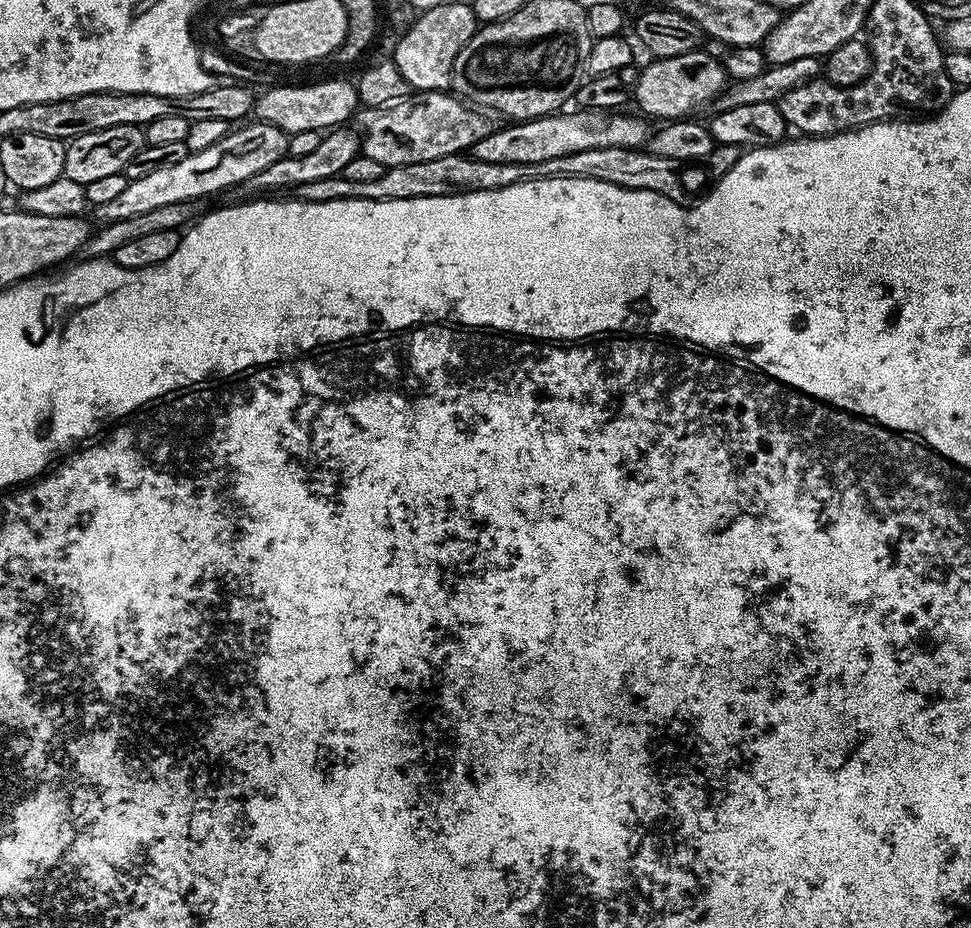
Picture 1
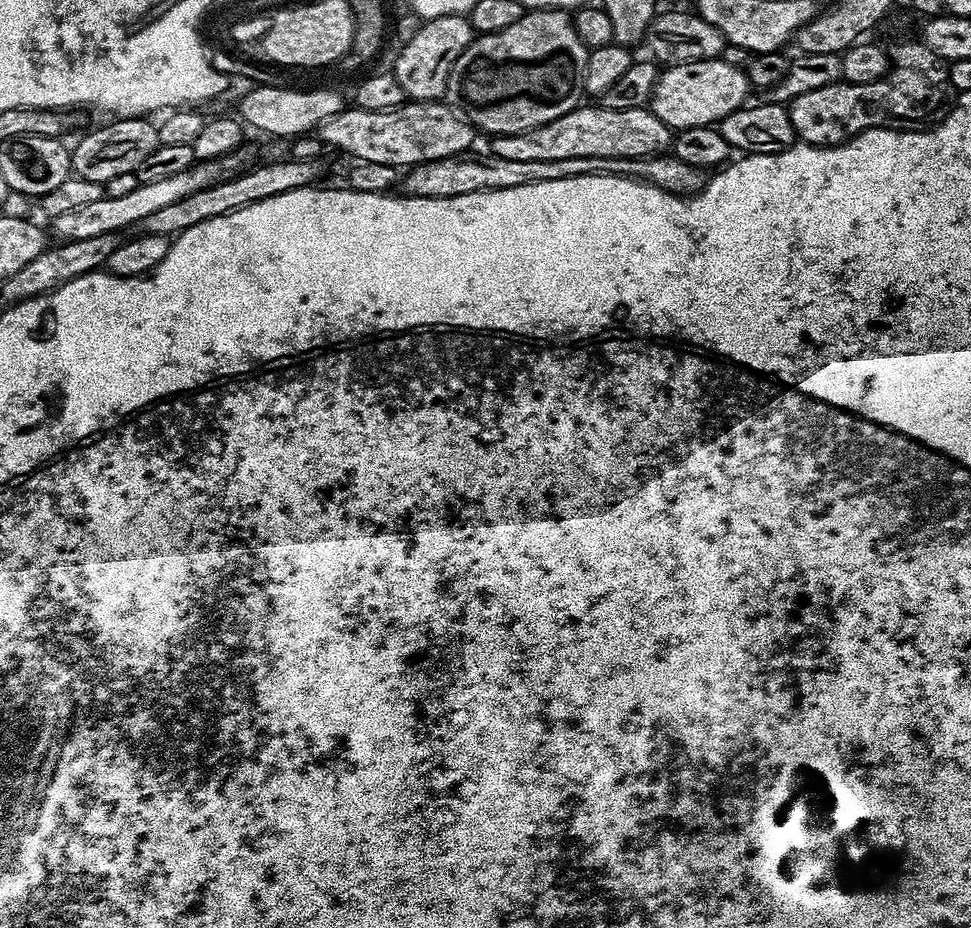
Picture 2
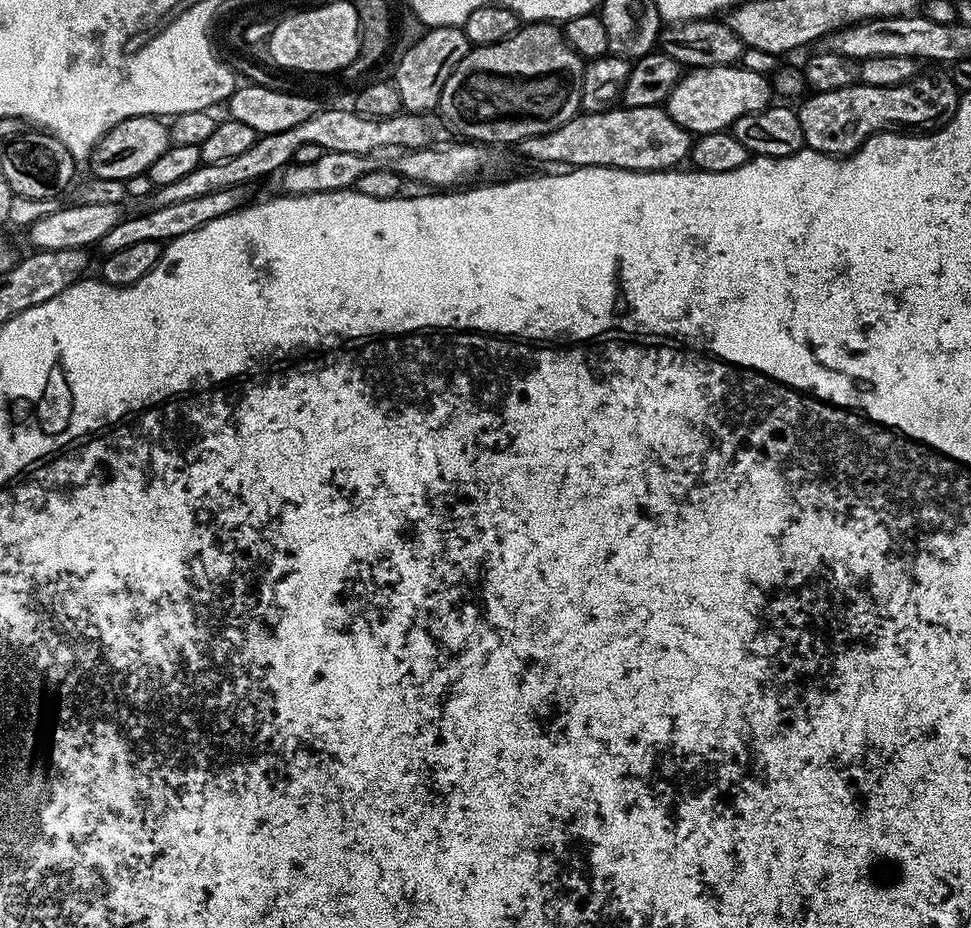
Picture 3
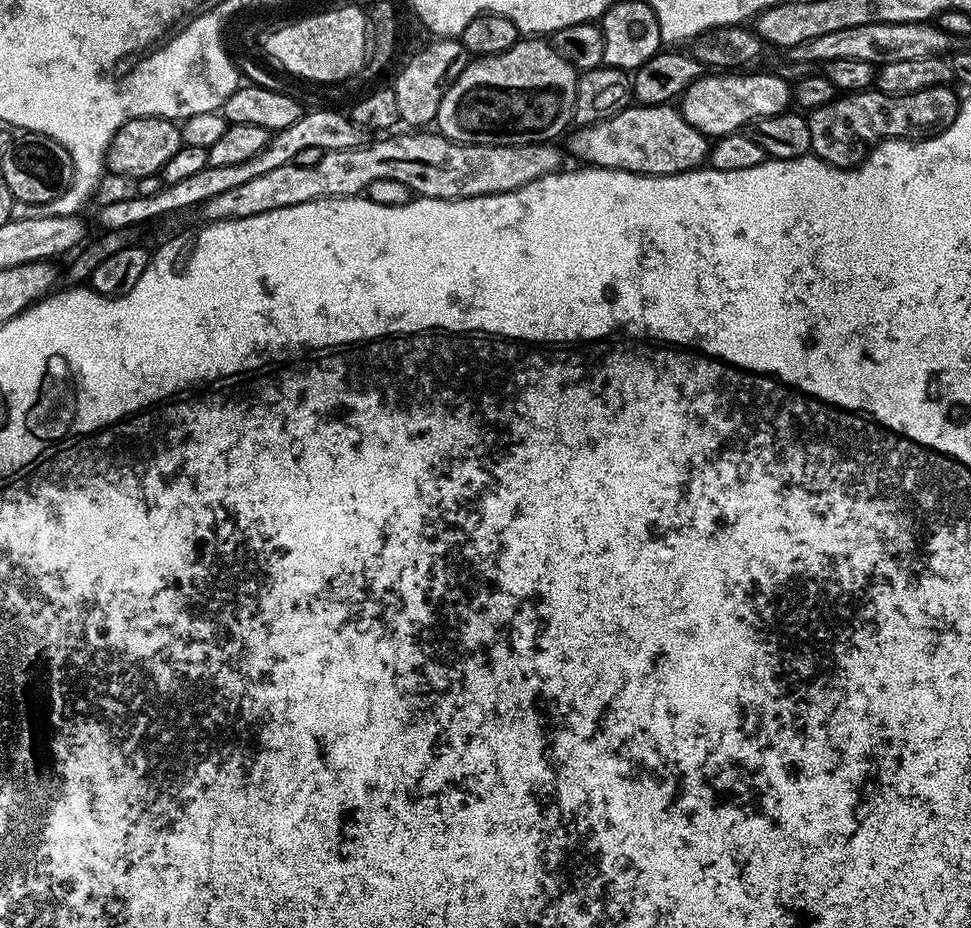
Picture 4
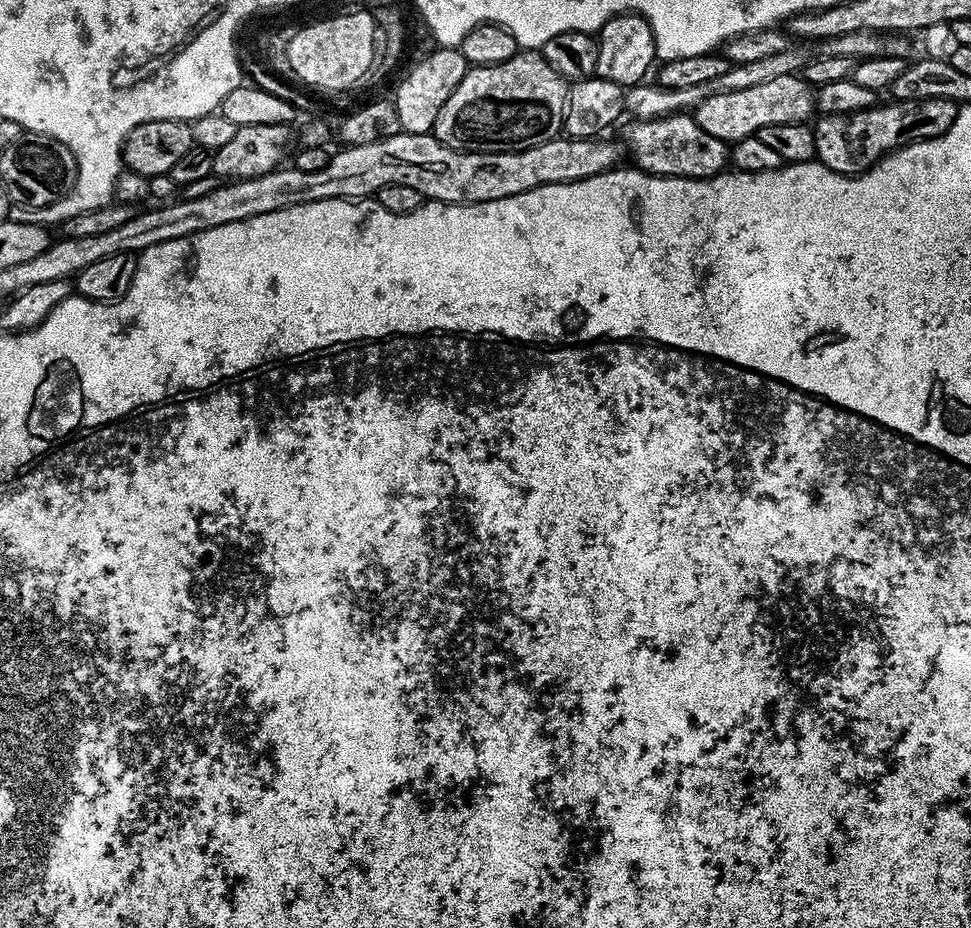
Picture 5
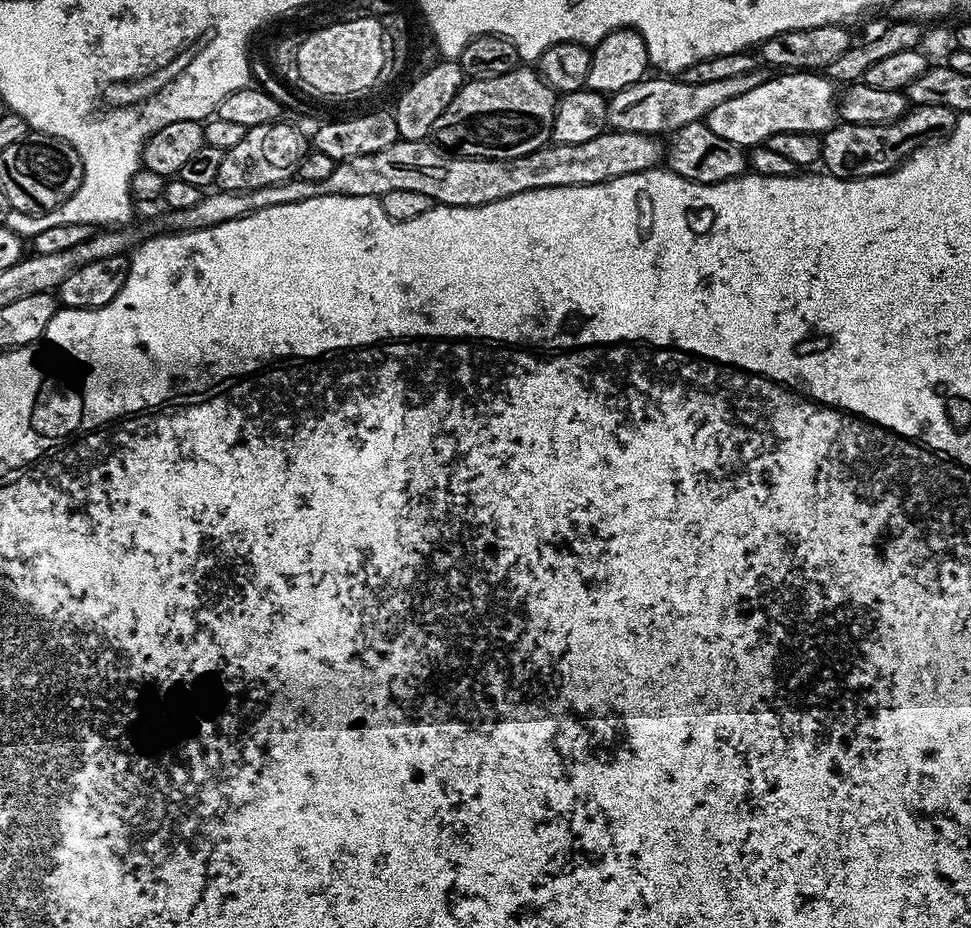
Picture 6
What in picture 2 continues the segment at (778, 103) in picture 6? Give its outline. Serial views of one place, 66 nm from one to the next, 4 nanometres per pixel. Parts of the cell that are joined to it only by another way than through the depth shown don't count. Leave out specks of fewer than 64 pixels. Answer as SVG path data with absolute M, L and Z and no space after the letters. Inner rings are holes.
M699 60L667 65L652 91L650 107L668 128L707 128L719 125L726 114L745 107L750 93L747 71L718 60Z

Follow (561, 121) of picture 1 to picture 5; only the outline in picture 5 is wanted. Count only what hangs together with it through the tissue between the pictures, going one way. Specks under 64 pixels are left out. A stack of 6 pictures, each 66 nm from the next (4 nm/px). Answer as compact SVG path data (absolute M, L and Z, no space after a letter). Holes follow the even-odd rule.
M677 114L675 116L659 116L653 120L633 119L632 125L624 132L623 147L632 155L631 163L641 172L649 176L684 176L687 180L709 180L711 176L721 175L730 164L730 144L722 138L714 138L714 134L706 134L702 126L698 126L695 115Z

